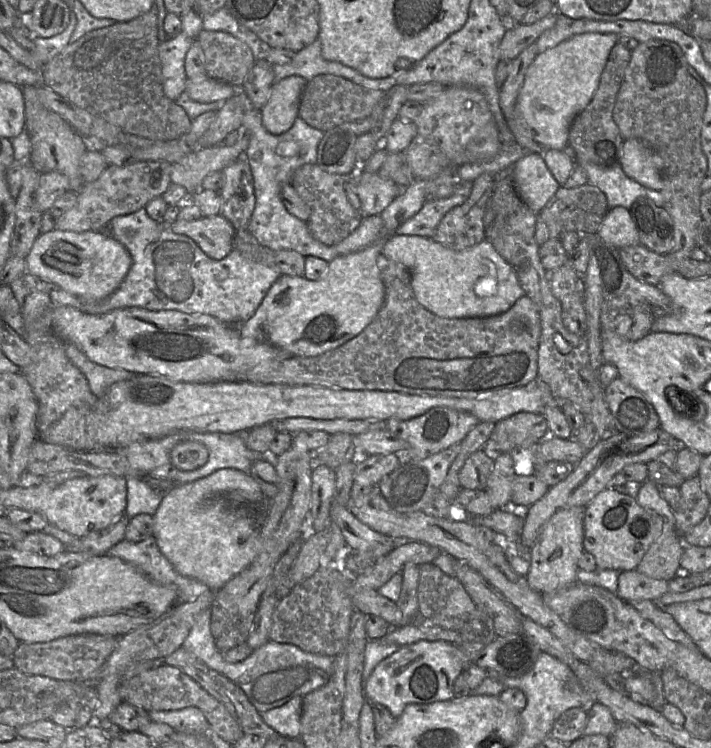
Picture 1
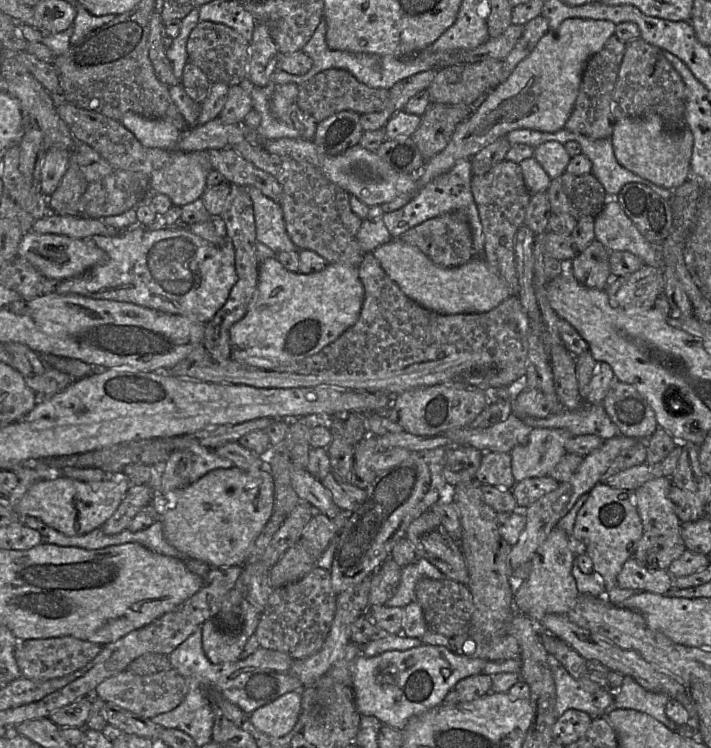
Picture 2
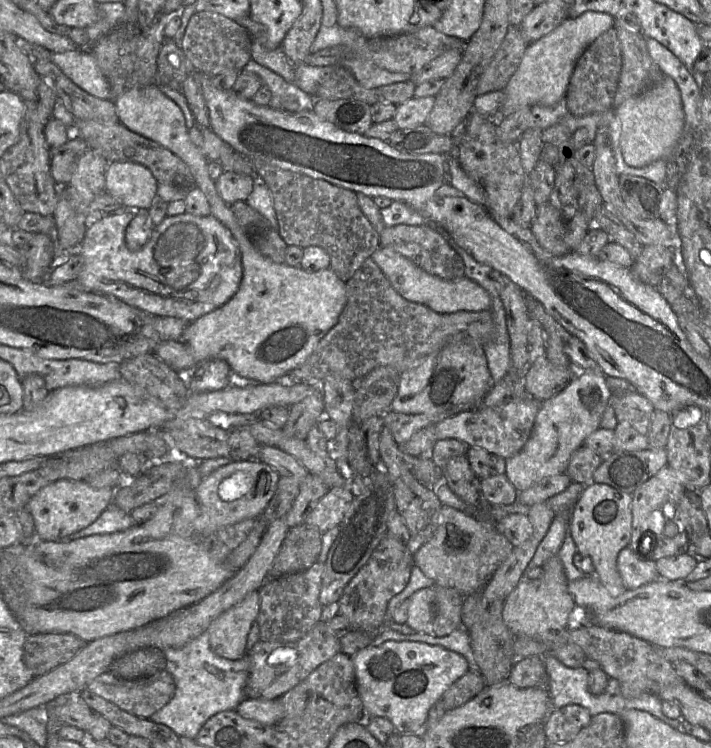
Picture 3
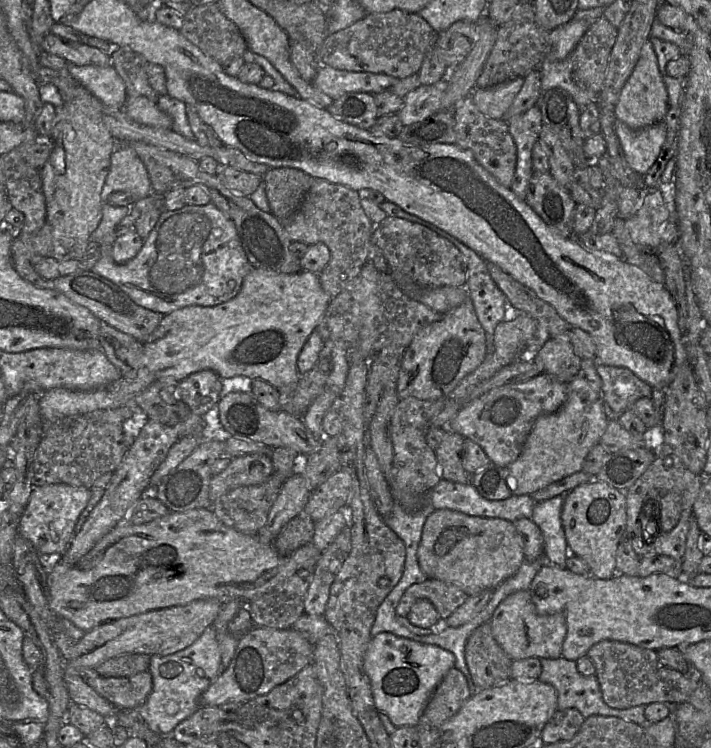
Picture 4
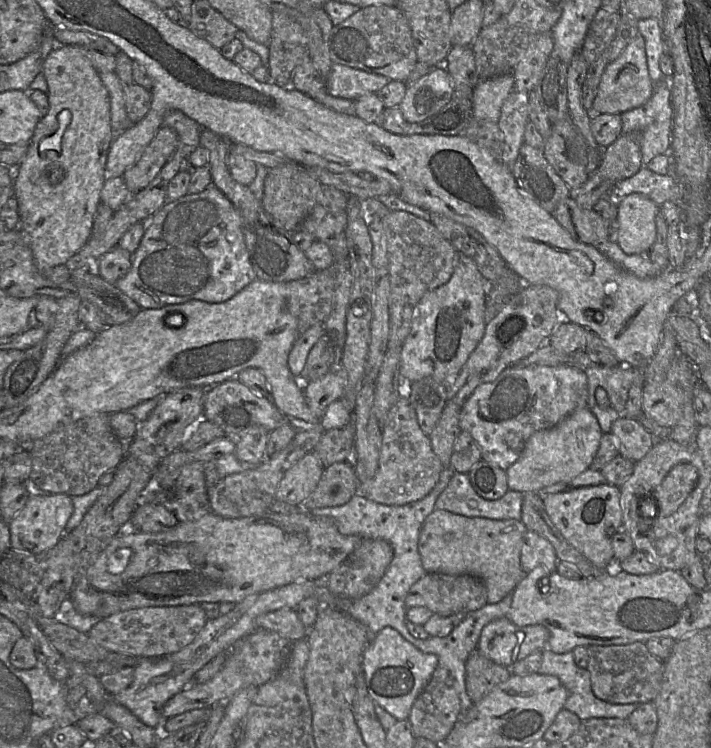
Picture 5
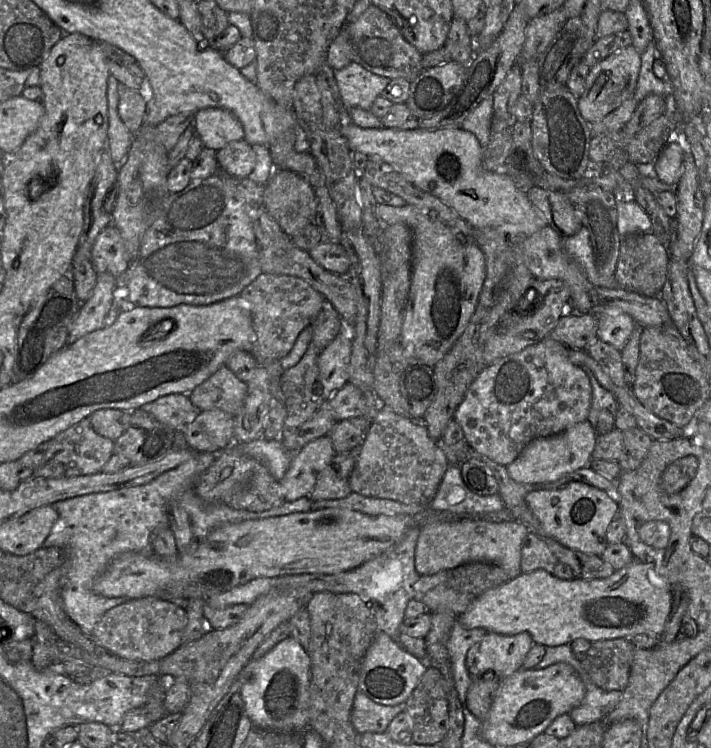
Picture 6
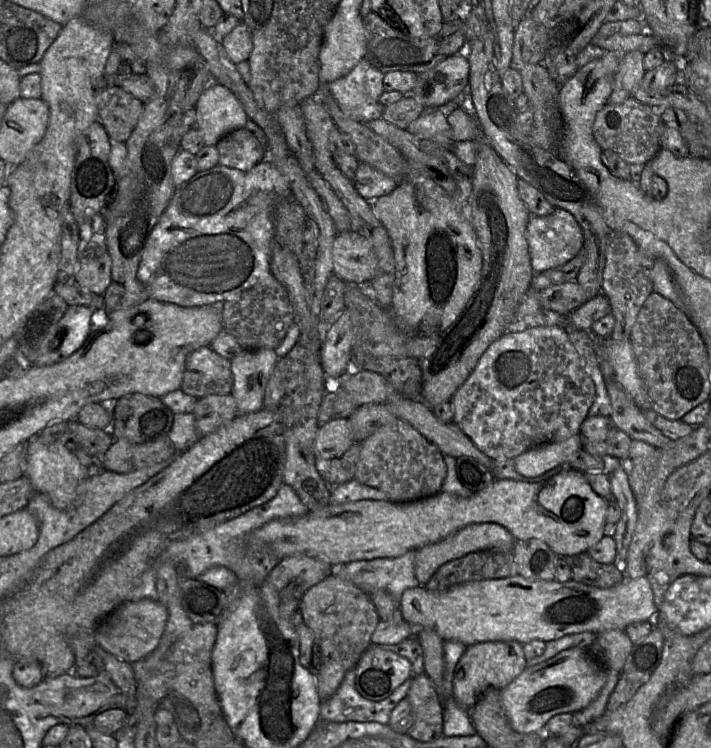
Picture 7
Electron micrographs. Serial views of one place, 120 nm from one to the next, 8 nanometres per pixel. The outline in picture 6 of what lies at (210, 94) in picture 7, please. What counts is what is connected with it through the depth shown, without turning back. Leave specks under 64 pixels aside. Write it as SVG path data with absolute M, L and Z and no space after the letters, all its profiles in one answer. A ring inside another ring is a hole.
M205 108L192 116L193 129L205 148L218 151L233 141L243 140L242 124L230 111L222 108Z

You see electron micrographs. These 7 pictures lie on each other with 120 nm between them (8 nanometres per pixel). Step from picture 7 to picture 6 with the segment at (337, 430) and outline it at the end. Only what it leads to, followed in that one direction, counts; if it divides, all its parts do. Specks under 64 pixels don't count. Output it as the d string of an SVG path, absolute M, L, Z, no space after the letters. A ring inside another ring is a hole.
M329 435L321 436L293 454L286 474L279 481L287 501L309 496L321 471L336 456Z

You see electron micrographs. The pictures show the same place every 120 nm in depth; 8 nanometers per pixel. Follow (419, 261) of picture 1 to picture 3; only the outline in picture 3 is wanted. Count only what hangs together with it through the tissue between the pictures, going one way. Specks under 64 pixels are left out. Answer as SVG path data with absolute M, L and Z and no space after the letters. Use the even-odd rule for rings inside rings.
M381 246L371 255L371 258L387 277L392 287L408 301L422 304L437 313L476 312L490 308L491 298L488 292L464 276L457 280L441 279L419 268L403 255Z

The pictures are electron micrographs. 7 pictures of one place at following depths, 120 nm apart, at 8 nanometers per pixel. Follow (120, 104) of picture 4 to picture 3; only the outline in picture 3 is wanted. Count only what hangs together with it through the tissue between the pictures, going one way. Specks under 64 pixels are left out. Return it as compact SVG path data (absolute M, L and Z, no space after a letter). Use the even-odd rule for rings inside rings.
M89 50L53 52L51 62L87 93L101 99L112 100L110 84Z

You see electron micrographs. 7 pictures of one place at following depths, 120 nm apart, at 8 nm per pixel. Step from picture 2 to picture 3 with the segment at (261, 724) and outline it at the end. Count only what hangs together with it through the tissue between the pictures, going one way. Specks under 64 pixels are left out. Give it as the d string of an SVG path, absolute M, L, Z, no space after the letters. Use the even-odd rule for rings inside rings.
M245 698L236 707L236 712L264 725L274 725L283 718L284 707L279 698Z

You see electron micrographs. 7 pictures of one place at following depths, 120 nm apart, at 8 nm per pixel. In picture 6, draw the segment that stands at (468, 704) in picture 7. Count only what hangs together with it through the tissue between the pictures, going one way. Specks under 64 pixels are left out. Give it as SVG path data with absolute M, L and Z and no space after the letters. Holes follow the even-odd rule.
M486 632L467 652L466 667L472 678L492 672L504 679L522 669L534 641L528 632L504 635Z

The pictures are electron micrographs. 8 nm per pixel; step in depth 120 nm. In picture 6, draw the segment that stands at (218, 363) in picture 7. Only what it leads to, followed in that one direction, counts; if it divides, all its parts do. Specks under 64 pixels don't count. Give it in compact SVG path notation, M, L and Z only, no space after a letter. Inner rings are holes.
M223 365L187 395L199 411L219 409L234 417L241 410L246 394L246 382Z

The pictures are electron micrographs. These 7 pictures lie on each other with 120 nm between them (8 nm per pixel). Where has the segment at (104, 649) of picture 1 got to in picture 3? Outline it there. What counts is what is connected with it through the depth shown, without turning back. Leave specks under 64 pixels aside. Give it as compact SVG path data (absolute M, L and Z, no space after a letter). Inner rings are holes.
M73 634L28 635L23 648L24 663L38 677L71 660L86 643Z

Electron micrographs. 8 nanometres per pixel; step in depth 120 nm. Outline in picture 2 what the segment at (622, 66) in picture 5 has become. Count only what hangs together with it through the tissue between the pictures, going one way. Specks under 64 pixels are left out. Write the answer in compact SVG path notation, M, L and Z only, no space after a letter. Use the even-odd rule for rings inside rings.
M649 114L616 120L611 139L619 164L641 178L671 191L687 181L693 146L693 135L689 128L669 132L659 115Z

